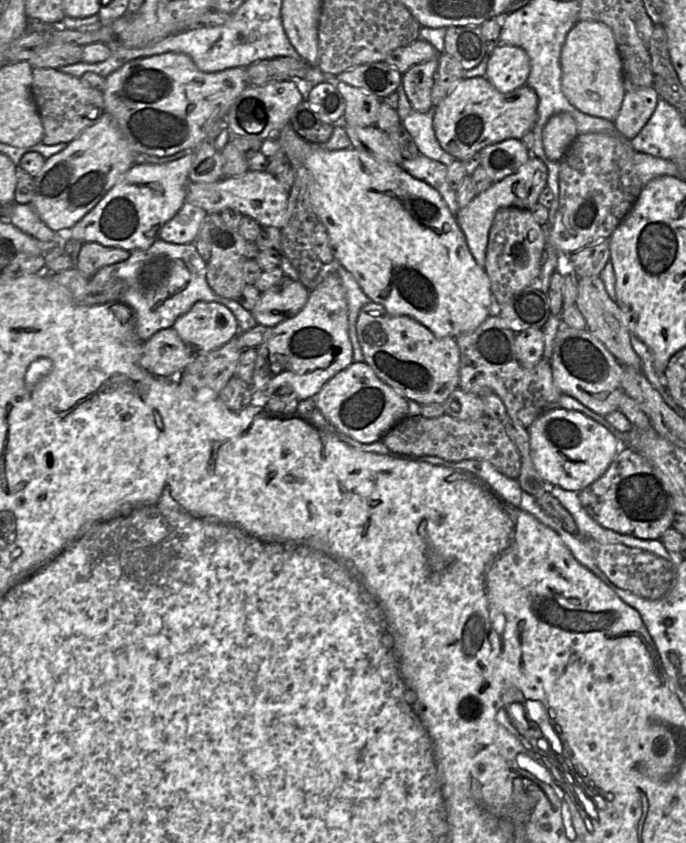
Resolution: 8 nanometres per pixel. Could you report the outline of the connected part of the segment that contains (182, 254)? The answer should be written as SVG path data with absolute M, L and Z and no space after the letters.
M157 239L146 249L132 251L125 261L101 268L91 279L97 285L104 285L110 278L126 282L126 290L118 300L134 311L136 335L142 342L156 332L172 327L178 317L198 301L215 301L228 307L236 317L241 332L257 325L252 312L244 309L239 301L221 297L210 288L206 279L206 261L194 243L173 244Z

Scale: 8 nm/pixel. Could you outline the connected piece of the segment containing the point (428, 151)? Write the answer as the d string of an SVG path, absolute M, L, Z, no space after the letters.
M402 84L397 89L397 93L399 95L399 104L396 111L401 119L401 124L412 136L419 152L446 166L458 160L447 153L436 138L433 128L435 107L432 106L426 113L415 111L411 106Z

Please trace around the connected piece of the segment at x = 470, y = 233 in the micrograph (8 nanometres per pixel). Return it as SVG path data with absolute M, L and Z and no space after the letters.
M531 156L516 173L495 182L486 191L477 194L464 208L459 209L455 218L465 234L467 245L476 262L484 268L491 225L497 211L503 207L517 207L530 210L538 203L539 195L547 186L548 168L542 160Z

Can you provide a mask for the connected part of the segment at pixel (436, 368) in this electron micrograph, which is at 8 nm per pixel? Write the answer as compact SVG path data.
M373 301L366 304L357 319L357 338L364 362L376 376L420 405L444 403L459 387L460 350L455 337L436 337L409 316L395 316Z

